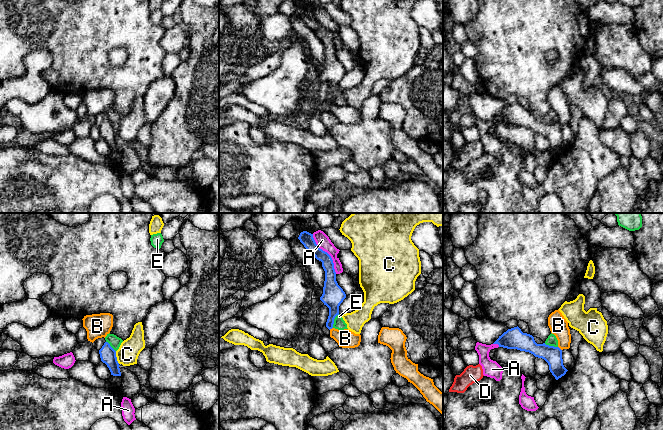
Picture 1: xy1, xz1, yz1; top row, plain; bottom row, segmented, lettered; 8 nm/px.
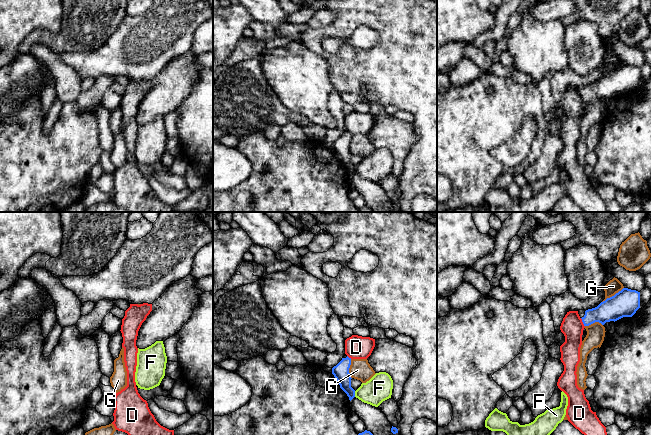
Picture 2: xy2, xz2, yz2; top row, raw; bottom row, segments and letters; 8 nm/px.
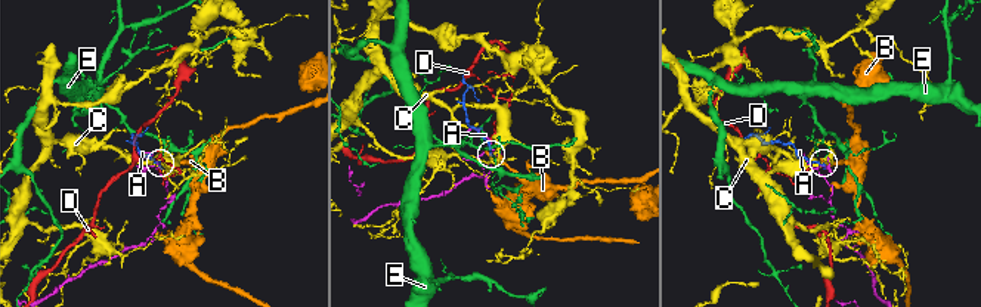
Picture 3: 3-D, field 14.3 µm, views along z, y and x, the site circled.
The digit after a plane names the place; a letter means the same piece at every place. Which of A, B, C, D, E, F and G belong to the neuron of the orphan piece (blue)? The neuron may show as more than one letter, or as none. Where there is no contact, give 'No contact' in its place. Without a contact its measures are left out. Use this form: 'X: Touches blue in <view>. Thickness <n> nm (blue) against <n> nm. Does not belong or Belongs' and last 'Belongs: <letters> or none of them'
A: Touches blue in xz1. Thickness 110 nm (blue) against 110 nm. Does not belong
B: Touches blue in yz1. Thickness 150 nm (blue) against 150 nm. Does not belong
C: Touches blue in xy1. Thickness 130 nm (blue) against 170 nm. Does not belong
D: Touches blue in yz2. Thickness 180 nm (blue) against 180 nm. Does not belong
E: Touches blue in xz1. Thickness 180 nm (blue) against 90 nm. Does not belong
F: Touches blue in xz2. Thickness 130 nm (blue) against 200 nm. Does not belong
G: Touches blue in yz2. Thickness 220 nm (blue) against 110 nm. Does not belong
Belongs: none of them

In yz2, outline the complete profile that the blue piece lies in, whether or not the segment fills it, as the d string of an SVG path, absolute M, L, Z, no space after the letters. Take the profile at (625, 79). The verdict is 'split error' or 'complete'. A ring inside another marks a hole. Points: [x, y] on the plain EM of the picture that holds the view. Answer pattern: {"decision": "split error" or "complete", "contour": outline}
{"decision": "split error", "contour": "M623 64L614 72L607 74L597 83L579 86L578 90L584 102L595 98L604 101L606 98L617 97L623 93L632 93L640 84L640 68Z"}

